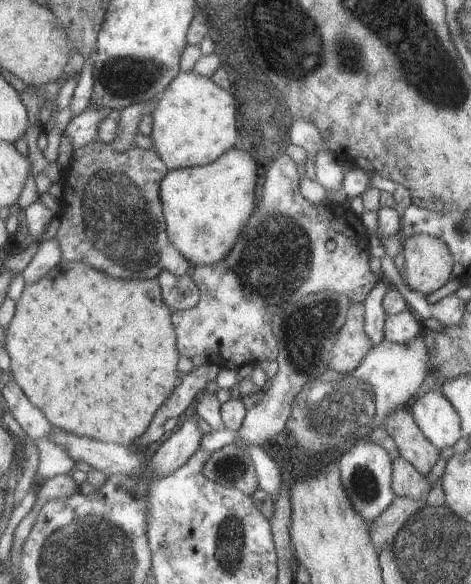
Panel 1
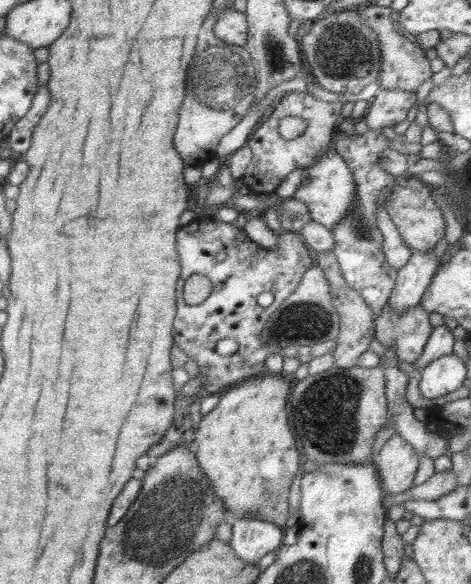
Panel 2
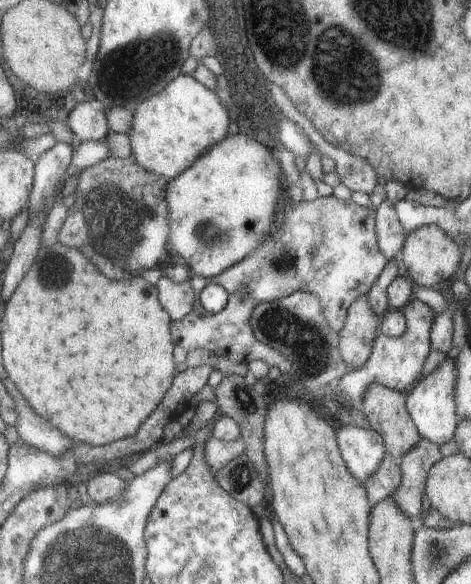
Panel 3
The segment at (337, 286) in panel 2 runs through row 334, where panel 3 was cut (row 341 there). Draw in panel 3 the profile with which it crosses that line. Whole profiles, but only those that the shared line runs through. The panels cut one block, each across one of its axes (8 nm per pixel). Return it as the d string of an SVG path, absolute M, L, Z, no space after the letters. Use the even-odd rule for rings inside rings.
M362 293L348 307L347 317L339 332L339 351L343 361L361 367L371 356L377 339L380 318L371 309L369 296Z

